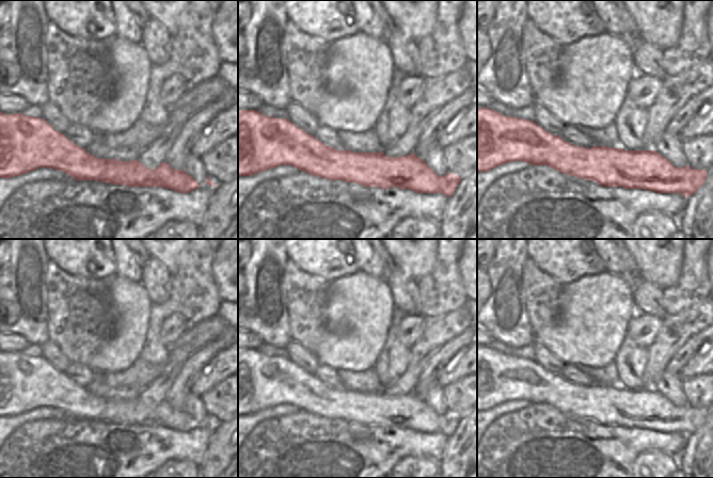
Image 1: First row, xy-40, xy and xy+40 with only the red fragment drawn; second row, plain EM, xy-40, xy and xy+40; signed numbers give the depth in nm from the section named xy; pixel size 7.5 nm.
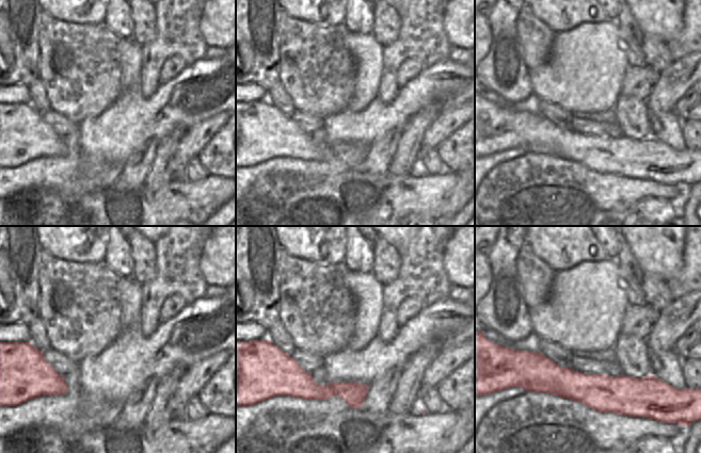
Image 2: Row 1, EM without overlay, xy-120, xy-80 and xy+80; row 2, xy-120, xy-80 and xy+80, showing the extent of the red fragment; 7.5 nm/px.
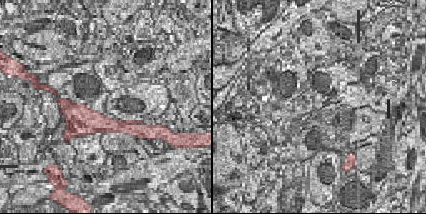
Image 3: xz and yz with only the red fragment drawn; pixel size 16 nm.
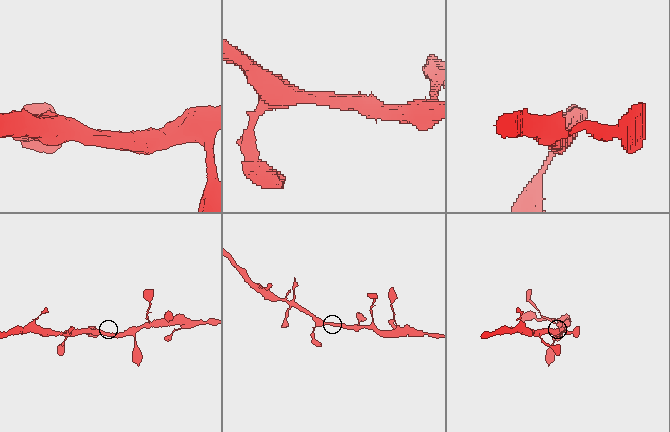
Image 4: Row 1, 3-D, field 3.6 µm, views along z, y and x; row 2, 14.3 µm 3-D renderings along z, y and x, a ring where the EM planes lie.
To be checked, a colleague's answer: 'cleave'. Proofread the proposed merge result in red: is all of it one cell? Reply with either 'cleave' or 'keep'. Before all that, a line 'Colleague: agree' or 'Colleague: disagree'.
Colleague: disagree
keep

